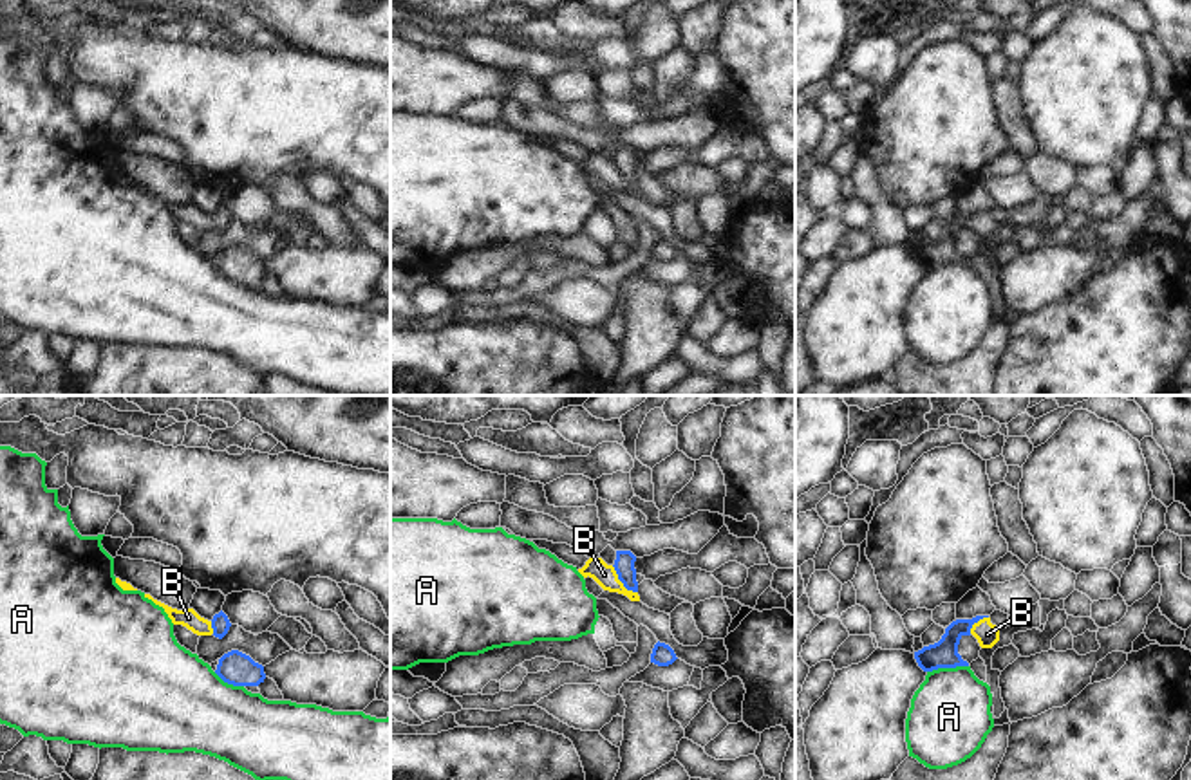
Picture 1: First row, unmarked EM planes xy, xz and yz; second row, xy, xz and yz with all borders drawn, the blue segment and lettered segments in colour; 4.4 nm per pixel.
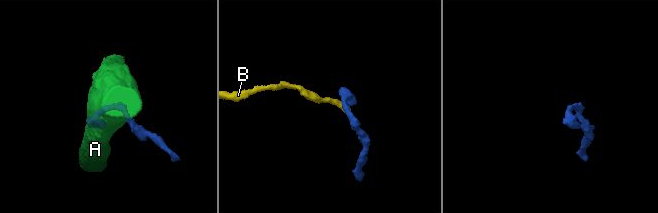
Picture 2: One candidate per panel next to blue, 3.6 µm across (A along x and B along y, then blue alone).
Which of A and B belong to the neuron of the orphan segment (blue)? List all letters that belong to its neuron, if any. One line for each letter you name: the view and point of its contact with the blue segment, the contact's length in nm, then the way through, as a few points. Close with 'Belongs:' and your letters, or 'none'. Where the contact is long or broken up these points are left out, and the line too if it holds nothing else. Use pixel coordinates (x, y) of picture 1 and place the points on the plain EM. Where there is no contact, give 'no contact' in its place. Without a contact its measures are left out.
Belongs: none

